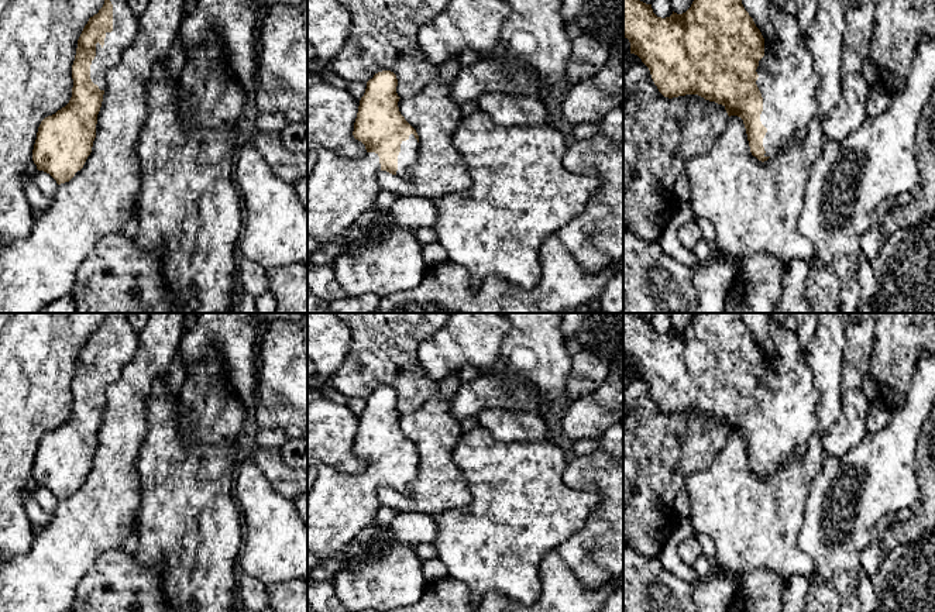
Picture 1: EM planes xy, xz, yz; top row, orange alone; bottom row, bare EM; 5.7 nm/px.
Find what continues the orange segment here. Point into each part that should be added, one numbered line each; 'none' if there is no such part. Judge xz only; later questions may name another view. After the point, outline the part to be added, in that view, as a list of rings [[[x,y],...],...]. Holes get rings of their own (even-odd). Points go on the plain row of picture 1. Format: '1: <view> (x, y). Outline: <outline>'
1: xz (409, 466). Outline: [[[413,450],[409,451],[406,457],[401,460],[401,468],[398,471],[398,486],[396,492],[408,495],[412,482],[416,479],[419,472],[419,458]]]

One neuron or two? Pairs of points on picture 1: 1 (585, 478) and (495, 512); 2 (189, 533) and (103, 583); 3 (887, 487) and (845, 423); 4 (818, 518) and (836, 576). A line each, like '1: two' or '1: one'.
1: two
2: two
3: two
4: one

